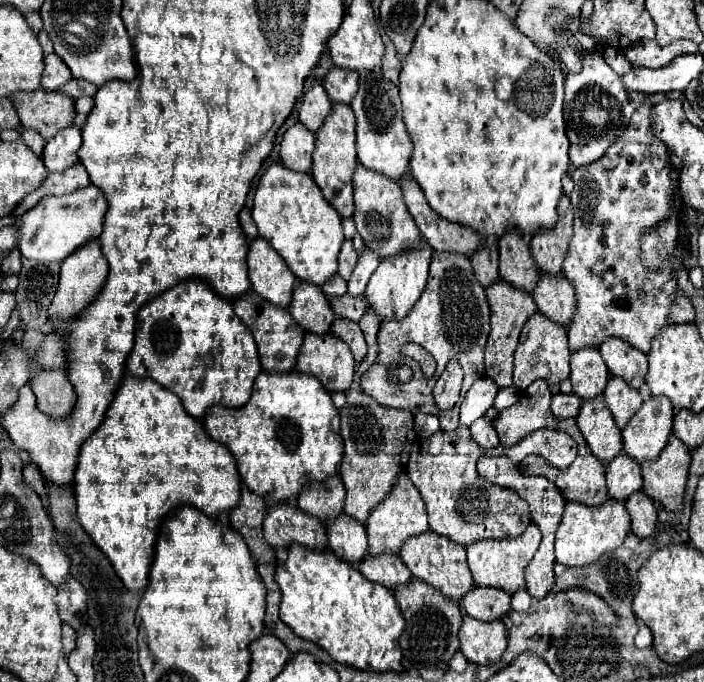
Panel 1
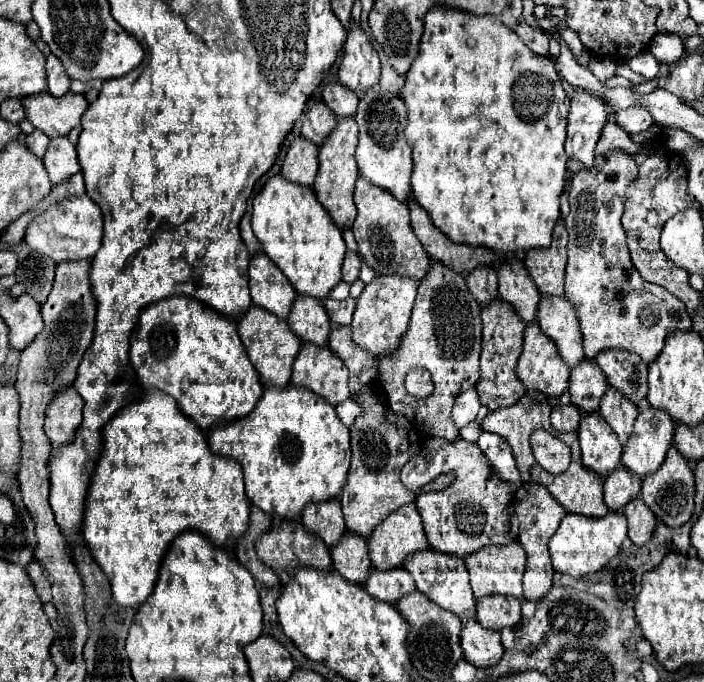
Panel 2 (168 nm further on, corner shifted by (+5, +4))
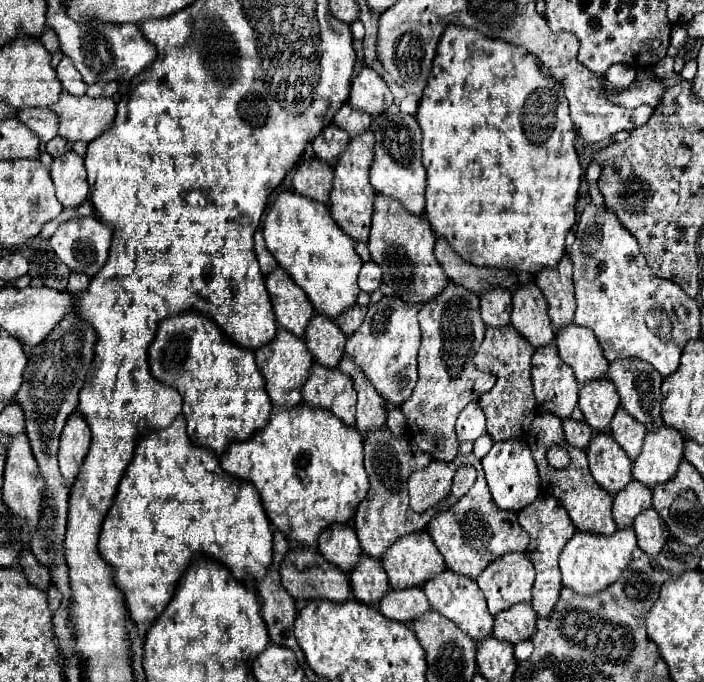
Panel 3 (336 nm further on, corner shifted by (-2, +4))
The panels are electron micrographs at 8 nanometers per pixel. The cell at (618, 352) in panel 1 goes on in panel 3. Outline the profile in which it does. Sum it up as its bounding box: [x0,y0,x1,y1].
[608,360,662,428]

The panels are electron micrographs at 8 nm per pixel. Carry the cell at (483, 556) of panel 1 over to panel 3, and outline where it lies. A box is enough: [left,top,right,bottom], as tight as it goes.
[476,554,534,614]

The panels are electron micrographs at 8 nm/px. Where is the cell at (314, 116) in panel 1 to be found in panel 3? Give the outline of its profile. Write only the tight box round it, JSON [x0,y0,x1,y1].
[312,126,348,166]

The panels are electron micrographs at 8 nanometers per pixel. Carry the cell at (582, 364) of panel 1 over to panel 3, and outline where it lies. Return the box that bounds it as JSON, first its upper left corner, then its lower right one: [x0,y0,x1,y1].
[578,378,620,432]

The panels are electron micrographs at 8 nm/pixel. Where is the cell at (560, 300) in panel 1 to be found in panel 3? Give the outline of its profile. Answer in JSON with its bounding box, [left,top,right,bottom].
[556,324,608,386]

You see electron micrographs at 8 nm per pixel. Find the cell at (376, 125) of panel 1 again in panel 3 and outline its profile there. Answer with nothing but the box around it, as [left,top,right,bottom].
[370,112,426,216]

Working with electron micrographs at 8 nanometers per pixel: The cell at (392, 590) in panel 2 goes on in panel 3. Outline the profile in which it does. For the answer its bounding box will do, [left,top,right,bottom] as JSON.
[380,588,430,624]

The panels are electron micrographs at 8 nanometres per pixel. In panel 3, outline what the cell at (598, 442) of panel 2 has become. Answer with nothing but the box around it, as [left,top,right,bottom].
[586,432,632,494]

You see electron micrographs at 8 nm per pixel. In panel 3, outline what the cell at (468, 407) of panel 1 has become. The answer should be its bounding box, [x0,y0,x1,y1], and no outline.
[456,402,486,442]

